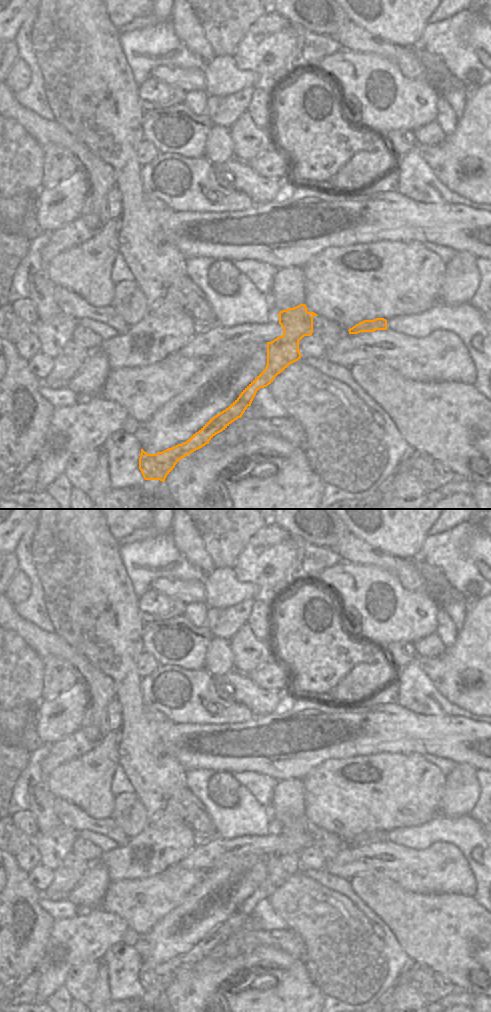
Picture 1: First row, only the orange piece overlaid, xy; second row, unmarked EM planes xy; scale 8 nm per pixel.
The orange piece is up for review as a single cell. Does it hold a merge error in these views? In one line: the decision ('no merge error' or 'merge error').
merge error

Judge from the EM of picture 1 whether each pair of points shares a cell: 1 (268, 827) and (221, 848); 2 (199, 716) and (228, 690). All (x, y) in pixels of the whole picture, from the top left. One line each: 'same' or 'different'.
1: different
2: different

